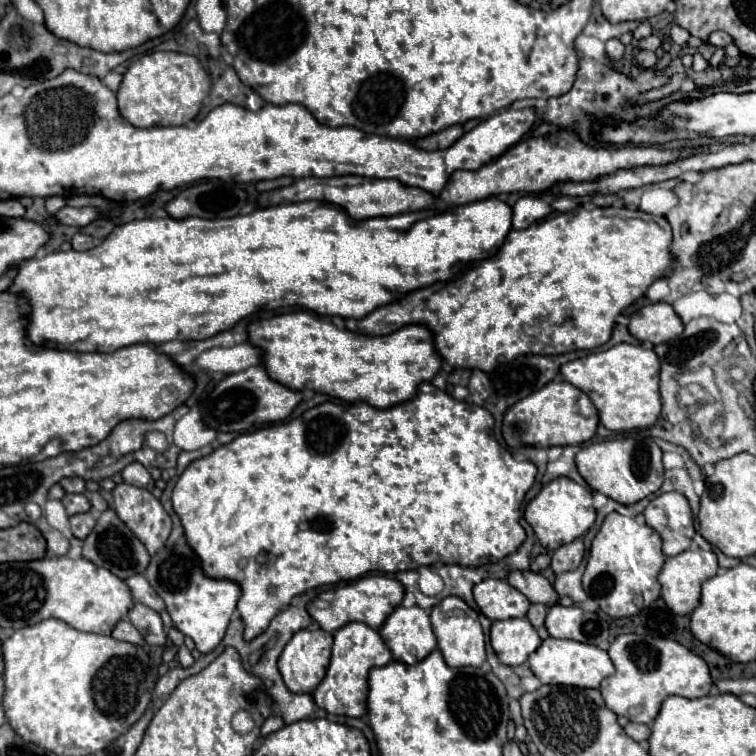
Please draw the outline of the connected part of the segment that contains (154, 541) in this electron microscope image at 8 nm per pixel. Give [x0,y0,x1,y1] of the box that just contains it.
[113,482,171,556]

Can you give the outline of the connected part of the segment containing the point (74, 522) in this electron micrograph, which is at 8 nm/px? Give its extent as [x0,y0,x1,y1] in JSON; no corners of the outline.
[69,512,95,540]

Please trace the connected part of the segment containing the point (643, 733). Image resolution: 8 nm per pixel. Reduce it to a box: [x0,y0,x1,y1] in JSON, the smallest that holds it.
[625,722,651,748]

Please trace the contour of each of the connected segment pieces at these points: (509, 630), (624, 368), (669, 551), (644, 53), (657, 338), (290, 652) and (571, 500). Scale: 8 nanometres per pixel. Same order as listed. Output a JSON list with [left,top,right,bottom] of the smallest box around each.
[[491,618,541,666],[561,344,661,432],[643,492,695,556],[635,50,657,68],[629,302,683,344],[279,628,333,694],[525,478,595,552]]

